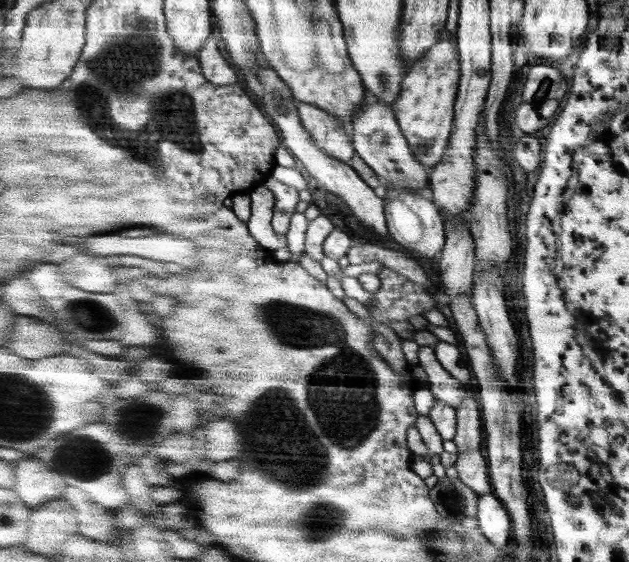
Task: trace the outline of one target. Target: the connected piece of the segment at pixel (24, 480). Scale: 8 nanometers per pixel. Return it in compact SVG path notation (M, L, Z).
M22 460L15 470L14 492L32 510L42 504L58 499L64 492L66 482L62 474L50 470L40 460Z

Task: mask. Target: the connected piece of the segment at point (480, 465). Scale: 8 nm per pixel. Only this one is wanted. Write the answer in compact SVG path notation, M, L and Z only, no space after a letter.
M458 452L458 460L454 464L458 479L470 486L478 494L490 494L492 483L488 476L488 463L479 452Z

